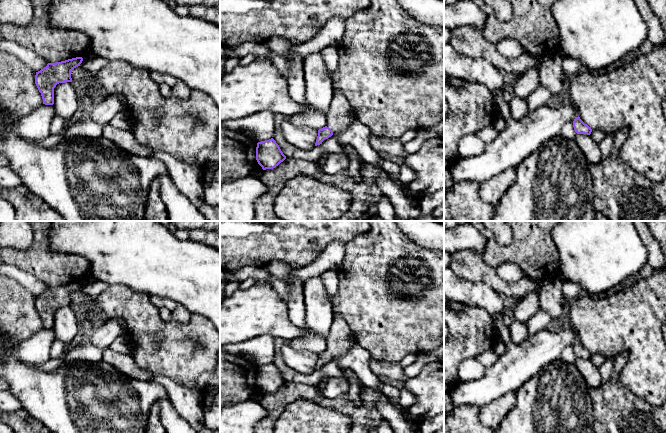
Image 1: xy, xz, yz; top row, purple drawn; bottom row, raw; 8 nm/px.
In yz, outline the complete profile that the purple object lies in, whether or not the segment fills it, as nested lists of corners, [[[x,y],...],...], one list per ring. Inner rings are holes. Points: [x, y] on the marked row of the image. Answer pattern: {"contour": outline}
{"contour": [[[579,116],[574,119],[573,127],[574,127],[574,130],[575,130],[575,132],[577,134],[587,134],[587,135],[590,135],[591,132],[592,132],[592,129],[587,124],[585,124],[580,119]]]}

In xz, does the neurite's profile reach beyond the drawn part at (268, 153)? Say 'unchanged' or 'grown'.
unchanged

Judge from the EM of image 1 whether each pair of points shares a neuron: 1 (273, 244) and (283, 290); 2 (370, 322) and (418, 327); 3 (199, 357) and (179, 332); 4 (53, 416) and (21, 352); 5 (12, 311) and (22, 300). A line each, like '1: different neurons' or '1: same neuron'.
1: different neurons
2: same neuron
3: same neuron
4: different neurons
5: same neuron

